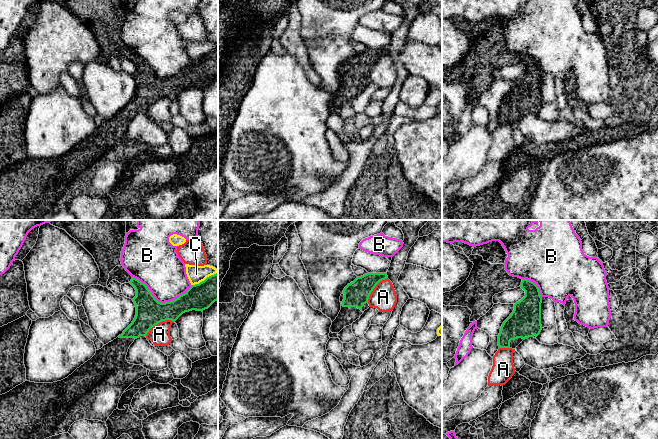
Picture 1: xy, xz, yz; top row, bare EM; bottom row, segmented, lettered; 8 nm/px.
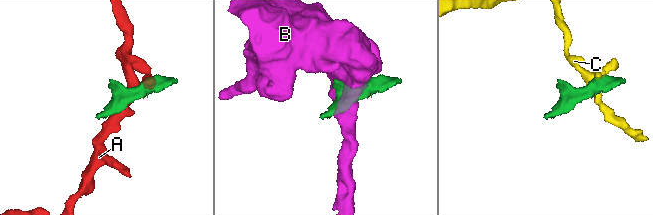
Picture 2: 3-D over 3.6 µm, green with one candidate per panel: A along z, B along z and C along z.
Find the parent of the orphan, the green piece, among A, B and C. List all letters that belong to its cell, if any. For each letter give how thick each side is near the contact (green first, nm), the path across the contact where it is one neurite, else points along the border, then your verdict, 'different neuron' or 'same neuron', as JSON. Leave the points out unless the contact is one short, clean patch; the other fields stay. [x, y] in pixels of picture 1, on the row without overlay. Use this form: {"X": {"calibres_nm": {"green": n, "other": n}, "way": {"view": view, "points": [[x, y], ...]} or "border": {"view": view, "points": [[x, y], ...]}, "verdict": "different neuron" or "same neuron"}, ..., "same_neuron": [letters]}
{"A": {"calibres_nm": {"green": 220, "other": 160}, "verdict": "different neuron"}, "B": {"calibres_nm": {"green": 220, "other": 360}, "verdict": "different neuron"}, "C": {"calibres_nm": {"green": 220, "other": 140}, "border": {"view": "xy", "points": [[217, 48], [191, 61]]}, "verdict": "different neuron"}, "same_neuron": []}

